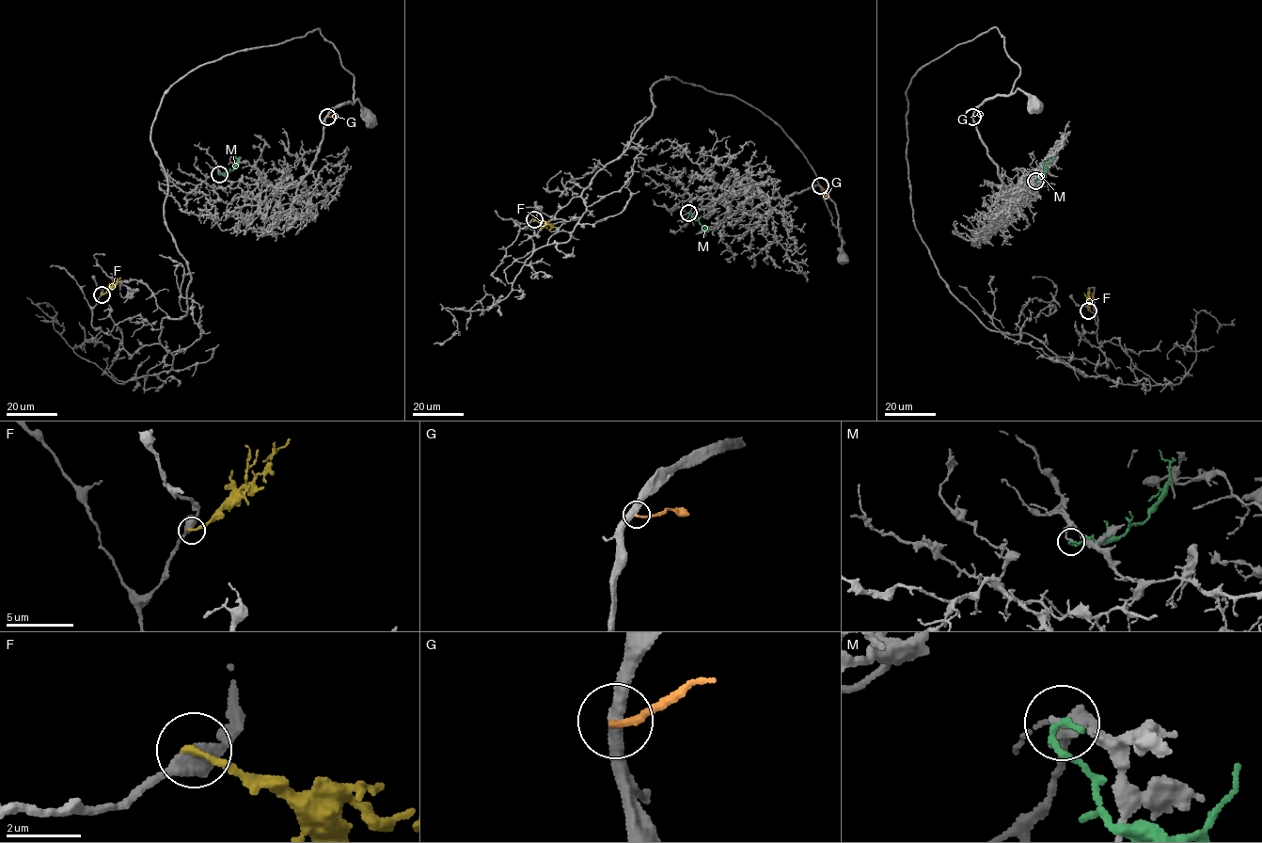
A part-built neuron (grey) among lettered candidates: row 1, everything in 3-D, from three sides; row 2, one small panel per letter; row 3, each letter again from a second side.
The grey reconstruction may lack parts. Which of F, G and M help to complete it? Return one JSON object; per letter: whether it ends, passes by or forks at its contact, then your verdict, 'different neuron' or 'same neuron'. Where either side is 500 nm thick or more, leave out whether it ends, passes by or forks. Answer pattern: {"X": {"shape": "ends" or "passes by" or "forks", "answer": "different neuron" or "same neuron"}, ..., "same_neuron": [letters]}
{"F": {"shape": "ends", "answer": "different neuron"}, "G": {"shape": "ends", "answer": "different neuron"}, "M": {"shape": "ends", "answer": "different neuron"}, "same_neuron": []}

